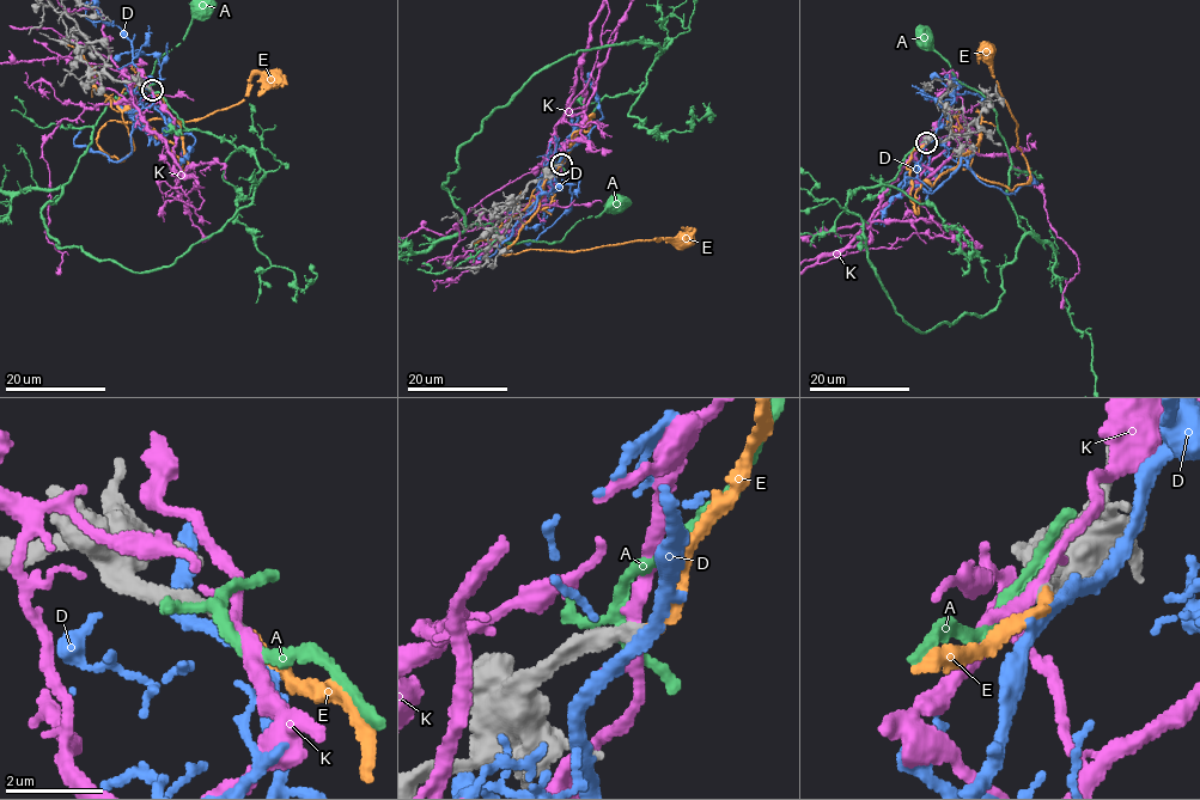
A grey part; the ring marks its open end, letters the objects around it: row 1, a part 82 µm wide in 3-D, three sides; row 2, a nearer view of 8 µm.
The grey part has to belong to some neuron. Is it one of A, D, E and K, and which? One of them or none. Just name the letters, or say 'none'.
E

